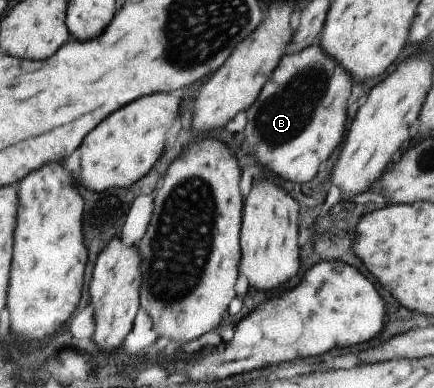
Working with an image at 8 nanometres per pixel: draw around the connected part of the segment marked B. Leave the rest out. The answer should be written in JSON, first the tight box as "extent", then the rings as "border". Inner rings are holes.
{"extent":[244,43,352,183],"border":[[[312,43],[294,55],[284,55],[254,103],[246,110],[248,121],[244,139],[248,143],[248,151],[252,153],[254,159],[264,163],[266,169],[280,175],[282,179],[296,183],[312,179],[320,163],[324,163],[330,157],[330,153],[340,145],[344,137],[344,119],[346,119],[344,107],[350,89],[352,89],[350,75],[332,57],[328,57],[318,43]]]}

